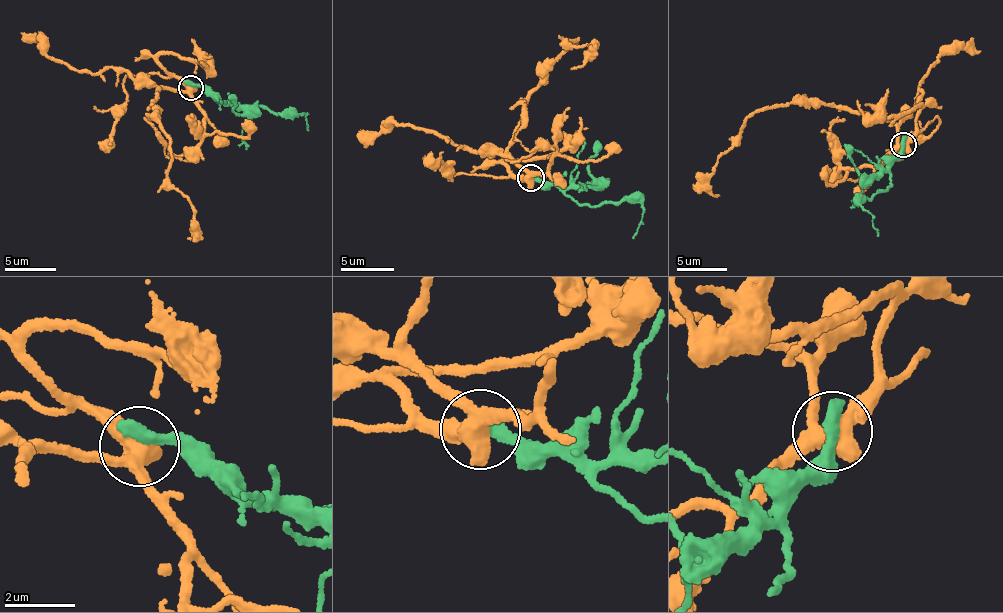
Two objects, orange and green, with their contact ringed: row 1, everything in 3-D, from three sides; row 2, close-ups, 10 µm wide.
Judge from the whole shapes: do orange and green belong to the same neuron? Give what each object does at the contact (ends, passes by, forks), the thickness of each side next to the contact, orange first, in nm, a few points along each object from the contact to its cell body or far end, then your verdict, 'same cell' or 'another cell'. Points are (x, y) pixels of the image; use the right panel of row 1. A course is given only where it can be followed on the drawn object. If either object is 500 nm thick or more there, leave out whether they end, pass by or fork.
orange forks there; green ends there; 440 nm thick on the orange side, 440 nm on the other; orange runs (904, 144), (892, 121), (860, 111), (761, 109), (713, 169), (709, 193), (720, 196); green runs (903, 145), (887, 168), (890, 183), (859, 204), (872, 216), (872, 226), (879, 236); another cell

